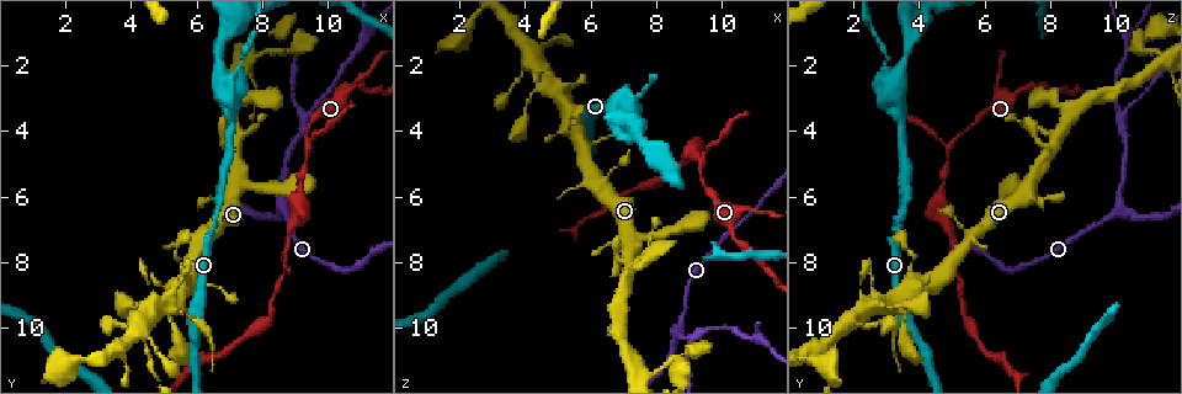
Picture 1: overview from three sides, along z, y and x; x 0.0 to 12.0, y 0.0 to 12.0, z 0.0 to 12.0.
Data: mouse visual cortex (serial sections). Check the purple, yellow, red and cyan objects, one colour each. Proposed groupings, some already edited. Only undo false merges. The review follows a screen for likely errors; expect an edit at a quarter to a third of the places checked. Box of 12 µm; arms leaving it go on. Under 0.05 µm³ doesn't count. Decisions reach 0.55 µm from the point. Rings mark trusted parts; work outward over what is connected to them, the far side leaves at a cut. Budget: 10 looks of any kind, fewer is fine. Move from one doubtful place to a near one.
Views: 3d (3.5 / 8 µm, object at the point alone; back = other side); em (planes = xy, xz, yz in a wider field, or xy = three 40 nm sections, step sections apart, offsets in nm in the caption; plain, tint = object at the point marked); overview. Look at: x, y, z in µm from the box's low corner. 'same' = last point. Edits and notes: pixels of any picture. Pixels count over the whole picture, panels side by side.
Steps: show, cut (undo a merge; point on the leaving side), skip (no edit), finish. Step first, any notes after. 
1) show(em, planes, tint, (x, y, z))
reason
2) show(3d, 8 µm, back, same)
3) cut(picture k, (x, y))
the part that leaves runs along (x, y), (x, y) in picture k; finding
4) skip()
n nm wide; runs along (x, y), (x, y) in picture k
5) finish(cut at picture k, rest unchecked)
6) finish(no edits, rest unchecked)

show(3d, 3.5 µm, (9.2, 3.7, 10.1))
three-way junction

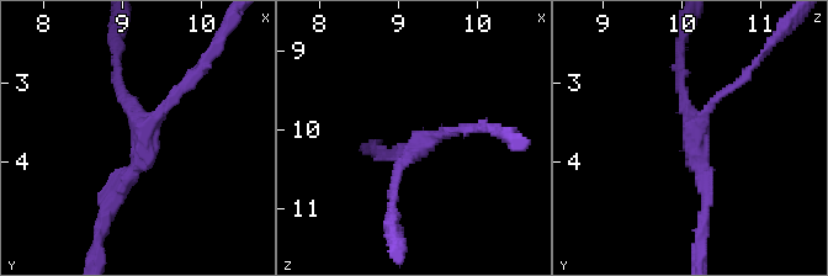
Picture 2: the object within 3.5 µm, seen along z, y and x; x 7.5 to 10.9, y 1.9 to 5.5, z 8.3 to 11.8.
show(em, xy, step 3, tint, (9.25, 3.60, 10.10))
3 arms; arms of 100, 150, 150 nm

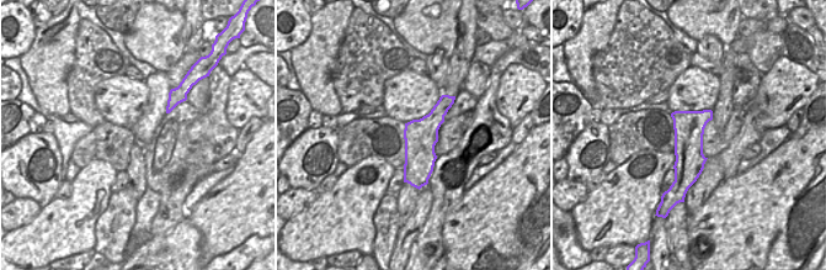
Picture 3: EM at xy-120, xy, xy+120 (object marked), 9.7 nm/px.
show(em, xy, step 1, tint, same)
cut it another way

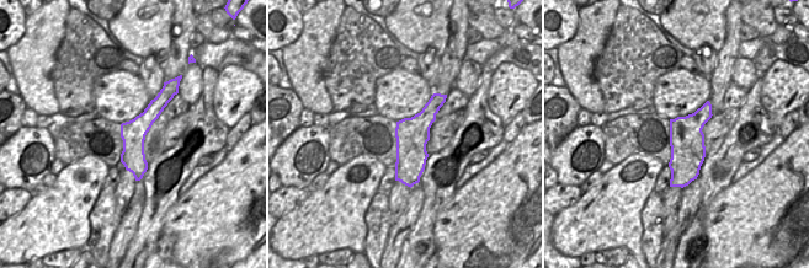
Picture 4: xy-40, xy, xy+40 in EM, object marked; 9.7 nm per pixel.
skip()
one cell here

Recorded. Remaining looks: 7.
show(3d, 8 µm, (9.4, 4.4, 4.9))
a fork

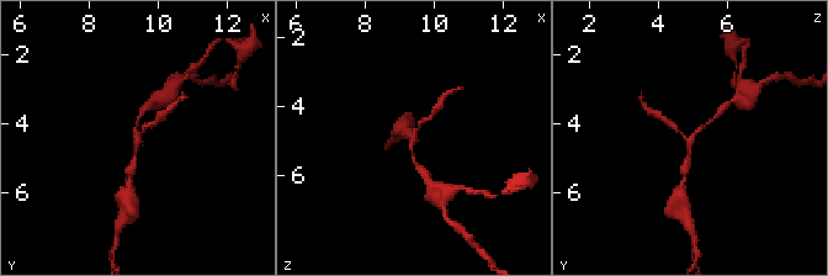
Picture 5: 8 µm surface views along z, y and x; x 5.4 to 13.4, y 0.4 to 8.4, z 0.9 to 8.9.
show(em, xy, step 2, tint, (9.4, 4.5, 5.0))
need the tissue

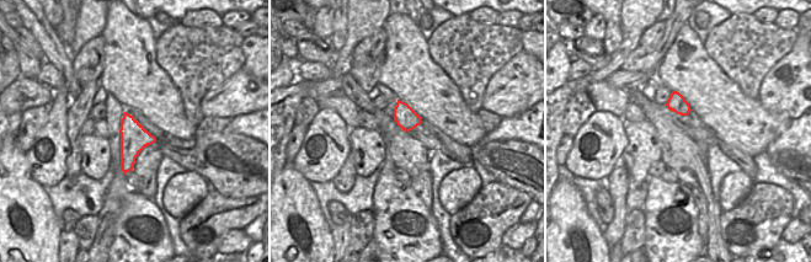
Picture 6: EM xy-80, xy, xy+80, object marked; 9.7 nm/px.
skip()
220 nm wide; runs along (716, 116), (689, 141), (685, 174) in picture 5; all the same cell

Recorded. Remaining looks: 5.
show(3d, 3.5 µm, (7.3, 2.5, 3.2))

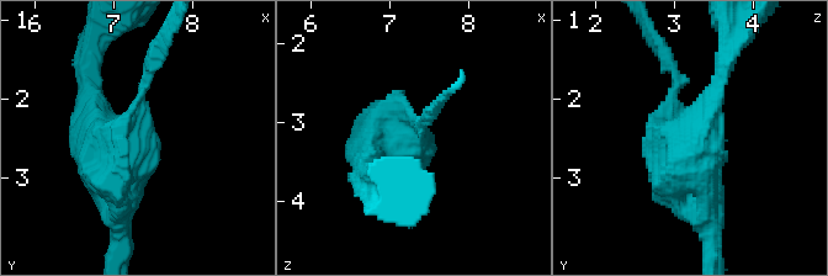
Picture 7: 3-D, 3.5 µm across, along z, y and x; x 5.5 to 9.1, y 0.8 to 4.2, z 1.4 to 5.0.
show(em, xy, step 5, tint, (7.25, 2.45, 3.25))
now the EM

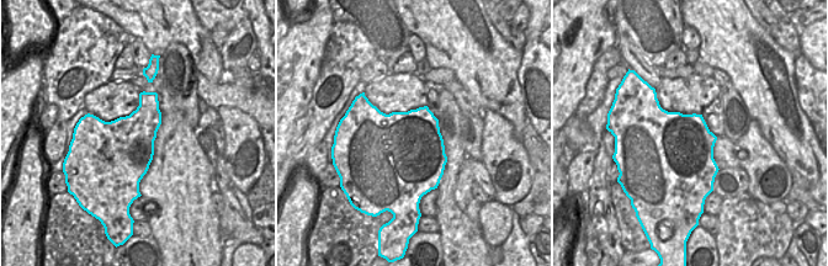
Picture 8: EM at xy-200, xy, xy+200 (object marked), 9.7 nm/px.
show(em, xy, step 3, tint, same)
cut it another way

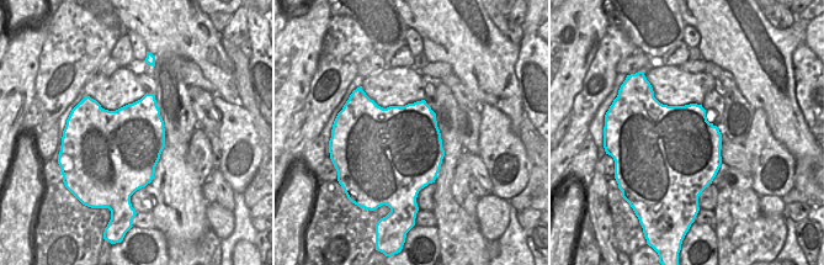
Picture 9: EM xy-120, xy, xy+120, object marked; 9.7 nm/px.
skip()
runs along (120, 231), (90, 83) in picture 7; continuous, no second cell

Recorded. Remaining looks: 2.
show(3d, 3.5 µm, (11.1, 1.2, 10.4))
three-way junction

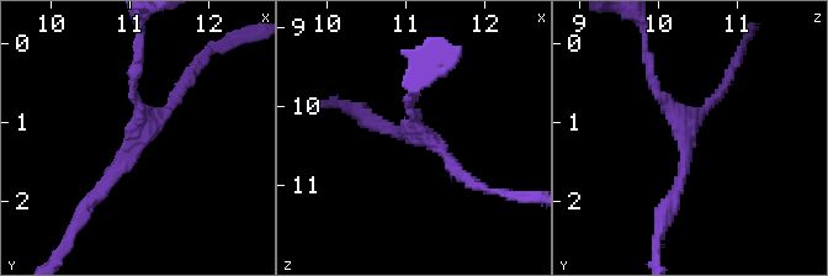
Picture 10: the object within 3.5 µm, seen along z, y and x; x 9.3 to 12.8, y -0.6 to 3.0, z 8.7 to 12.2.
skip()
3 arms; arms of 150, 150, 150 nm; runs along (96, 196), (187, 75) in picture 10; continuous, no second cell

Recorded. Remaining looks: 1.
finish(no edits, rest unchecked)

